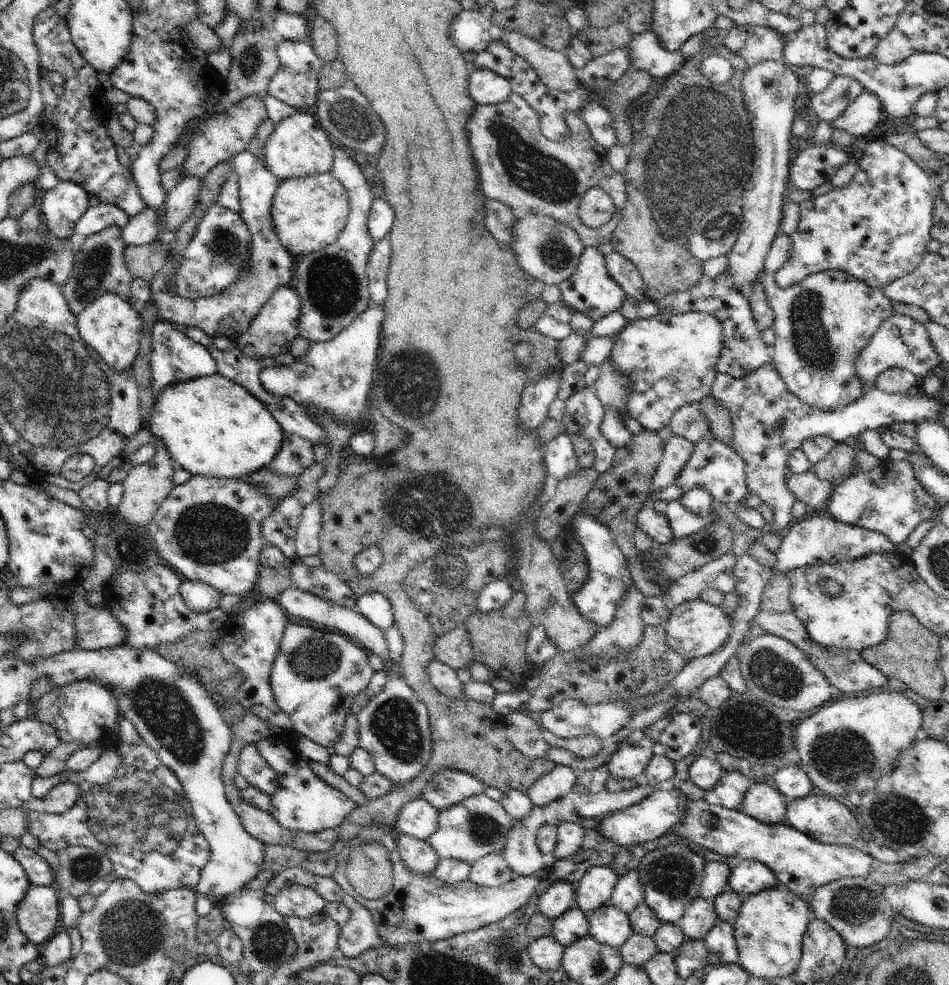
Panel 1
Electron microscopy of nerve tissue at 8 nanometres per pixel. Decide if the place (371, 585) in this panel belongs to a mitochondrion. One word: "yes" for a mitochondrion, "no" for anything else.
no

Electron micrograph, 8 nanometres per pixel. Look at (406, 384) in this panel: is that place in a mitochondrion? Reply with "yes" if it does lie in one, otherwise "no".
yes

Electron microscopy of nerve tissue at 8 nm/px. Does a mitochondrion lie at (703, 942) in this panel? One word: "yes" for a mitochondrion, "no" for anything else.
no

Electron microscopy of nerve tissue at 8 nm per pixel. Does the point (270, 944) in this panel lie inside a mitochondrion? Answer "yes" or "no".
yes

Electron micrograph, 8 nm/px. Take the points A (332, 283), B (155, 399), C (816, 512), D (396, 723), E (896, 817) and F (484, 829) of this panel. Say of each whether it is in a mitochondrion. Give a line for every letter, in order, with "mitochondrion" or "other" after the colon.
A: mitochondrion
B: other
C: other
D: mitochondrion
E: mitochondrion
F: mitochondrion

